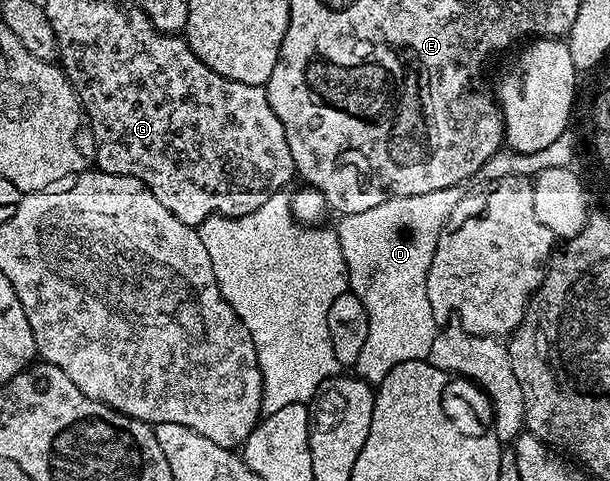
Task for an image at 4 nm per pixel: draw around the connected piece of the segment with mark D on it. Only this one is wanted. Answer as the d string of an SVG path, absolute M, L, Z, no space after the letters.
M459 185L443 188L439 192L423 192L423 196L399 196L391 200L383 200L383 204L375 204L375 208L367 208L367 212L342 214L336 219L338 222L335 222L335 229L339 236L339 248L343 248L343 260L347 264L349 273L349 290L357 295L367 312L367 341L363 344L363 352L359 352L359 360L355 367L356 377L370 384L376 384L383 380L383 376L387 376L387 372L391 372L391 368L395 368L395 364L428 359L431 352L431 340L435 340L439 323L435 320L435 312L431 312L431 300L427 300L427 272L431 268L431 256L435 256L435 244L439 244L441 229L447 224L449 214L455 208L455 204L459 204L459 200L463 200L466 193L466 187Z

